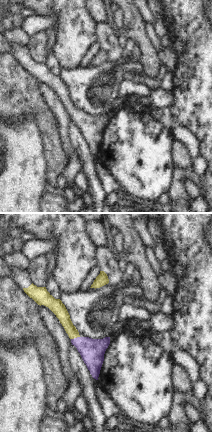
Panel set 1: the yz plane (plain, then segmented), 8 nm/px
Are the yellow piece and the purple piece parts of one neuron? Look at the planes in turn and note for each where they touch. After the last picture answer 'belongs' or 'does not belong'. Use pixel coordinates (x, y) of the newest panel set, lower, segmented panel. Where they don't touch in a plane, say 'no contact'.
(75, 337)

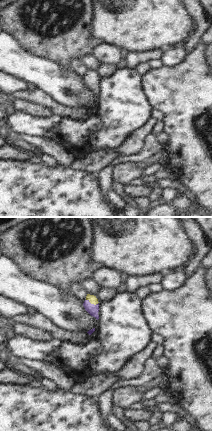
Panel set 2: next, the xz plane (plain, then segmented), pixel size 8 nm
(92, 303)

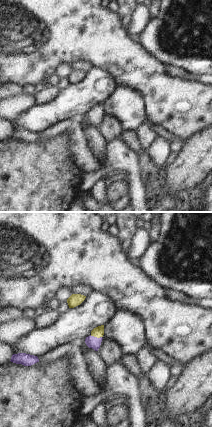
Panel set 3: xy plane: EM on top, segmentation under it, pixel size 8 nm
(96, 336)

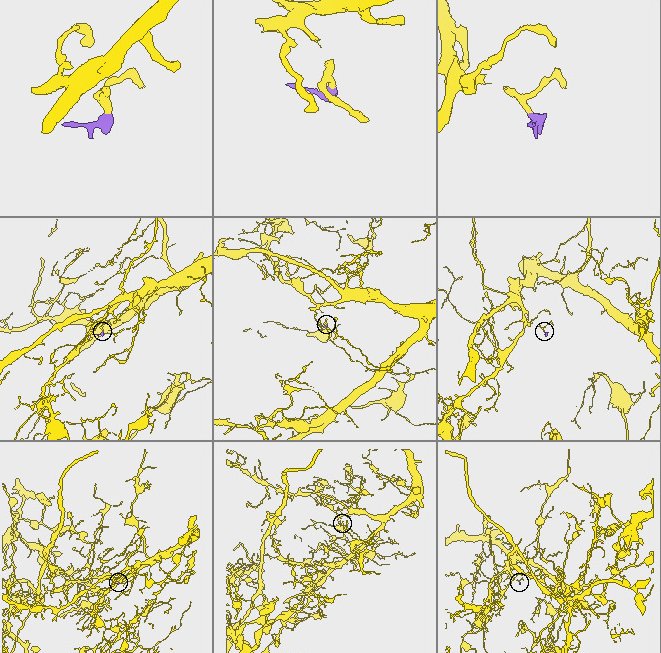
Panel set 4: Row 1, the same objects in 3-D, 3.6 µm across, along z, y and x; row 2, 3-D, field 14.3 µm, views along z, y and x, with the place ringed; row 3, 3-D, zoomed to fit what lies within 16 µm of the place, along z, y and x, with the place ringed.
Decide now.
belongs

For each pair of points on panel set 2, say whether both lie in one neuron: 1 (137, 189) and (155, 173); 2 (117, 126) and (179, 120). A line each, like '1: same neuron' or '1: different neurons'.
1: same neuron
2: different neurons

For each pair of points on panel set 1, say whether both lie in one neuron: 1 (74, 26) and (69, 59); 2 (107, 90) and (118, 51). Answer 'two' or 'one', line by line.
1: one
2: two

